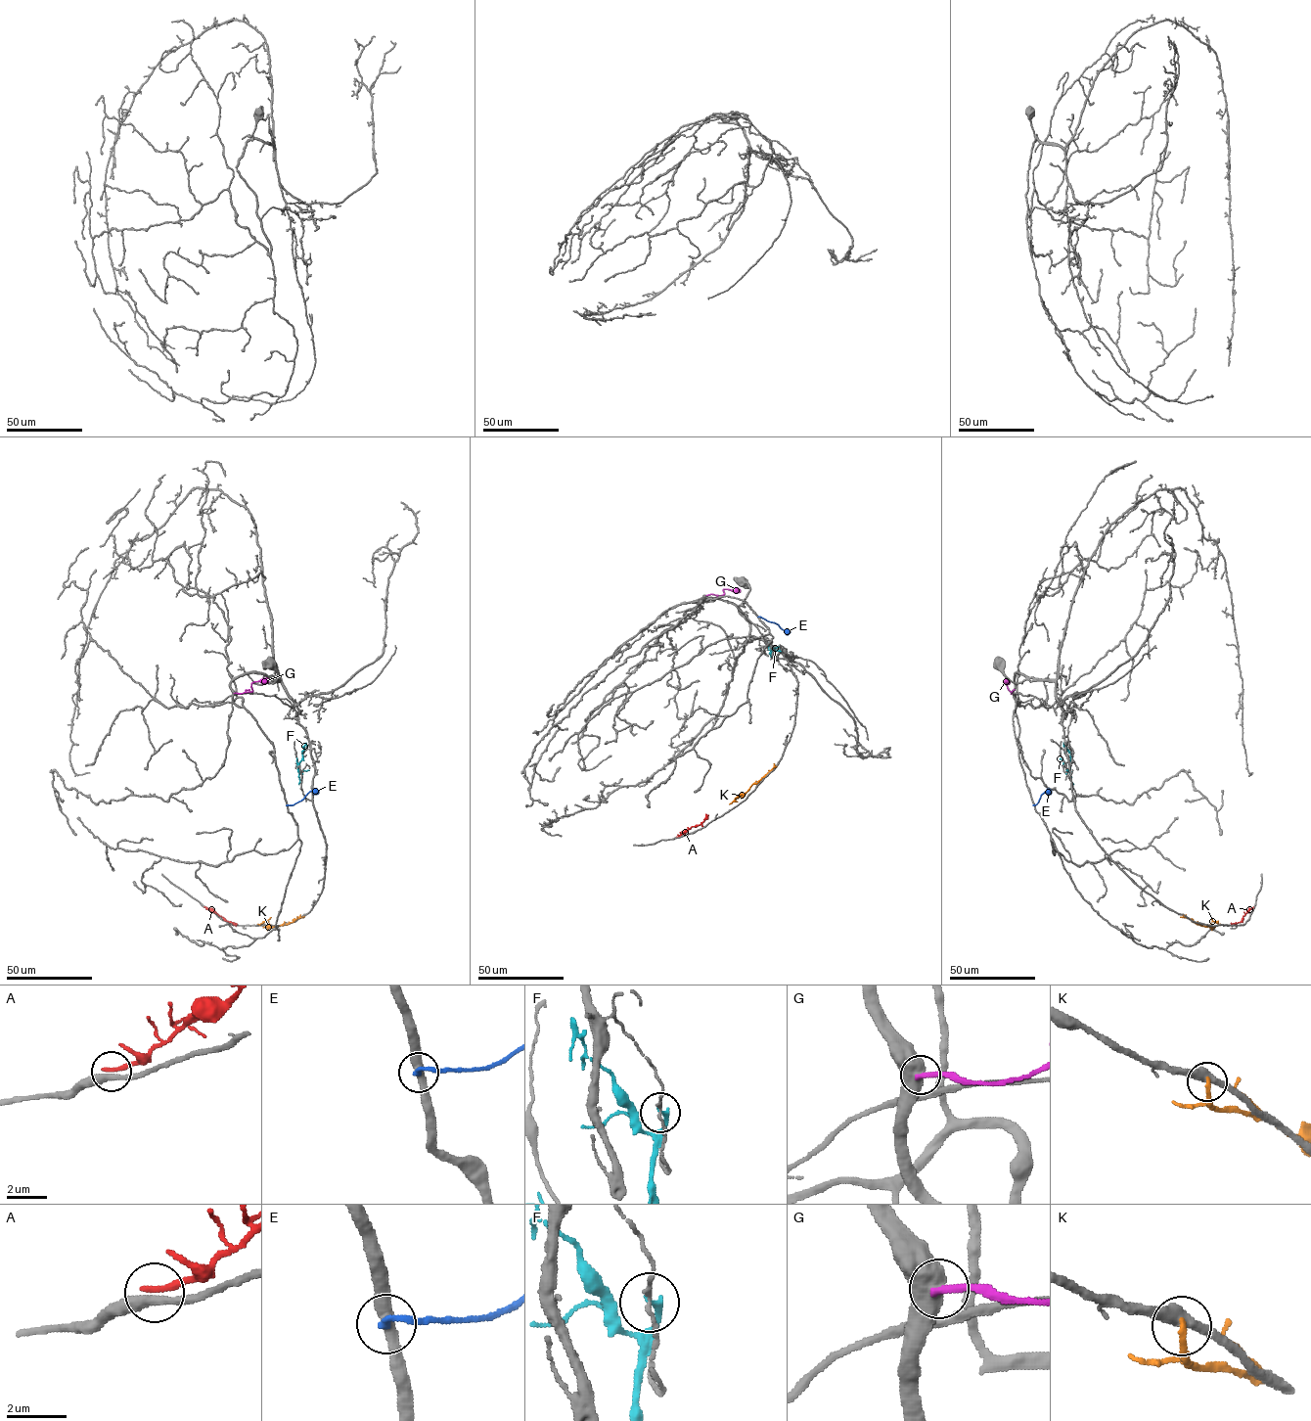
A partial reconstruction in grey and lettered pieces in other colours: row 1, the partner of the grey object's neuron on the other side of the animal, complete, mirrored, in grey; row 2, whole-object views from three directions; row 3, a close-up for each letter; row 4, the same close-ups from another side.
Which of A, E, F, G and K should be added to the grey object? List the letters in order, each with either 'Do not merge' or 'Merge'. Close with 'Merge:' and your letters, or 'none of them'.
A: Do not merge
E: Do not merge
F: Do not merge
G: Do not merge
K: Do not merge
Merge: none of them

